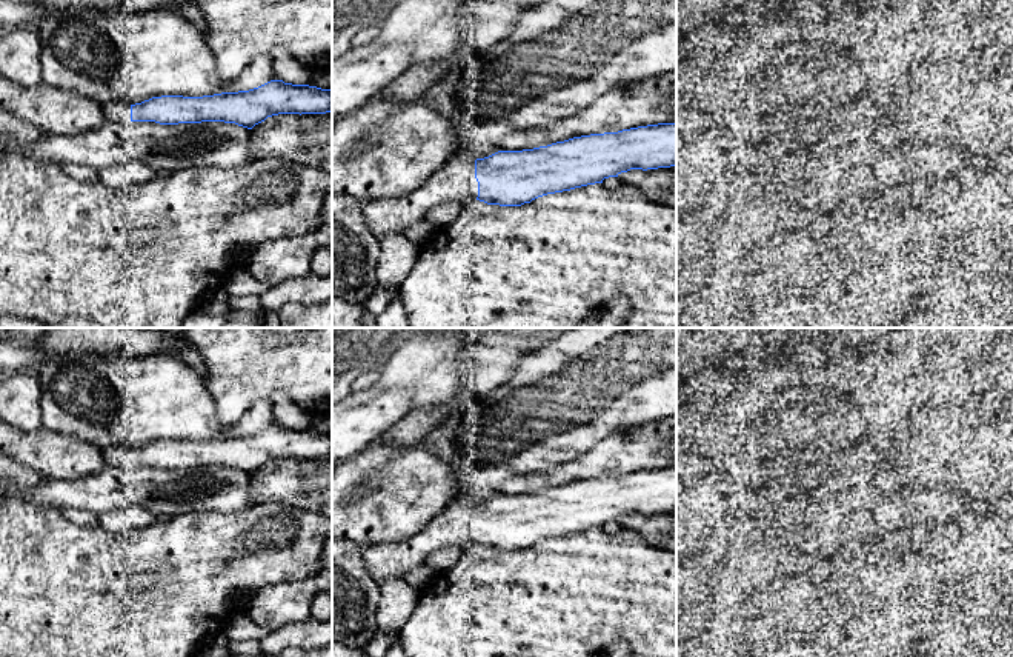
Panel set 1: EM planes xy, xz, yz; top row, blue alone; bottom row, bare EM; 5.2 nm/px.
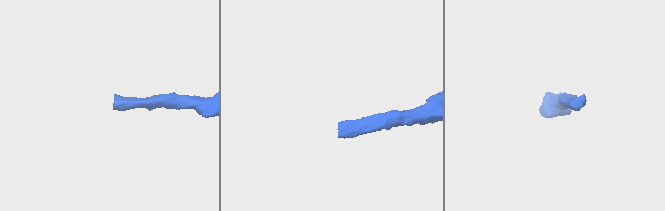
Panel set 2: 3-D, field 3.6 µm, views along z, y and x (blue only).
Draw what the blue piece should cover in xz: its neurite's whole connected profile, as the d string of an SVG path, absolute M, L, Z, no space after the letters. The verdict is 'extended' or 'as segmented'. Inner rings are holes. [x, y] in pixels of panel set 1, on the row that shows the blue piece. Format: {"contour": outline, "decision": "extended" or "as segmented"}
{"contour": "M658 123L590 134L484 158L461 152L404 197L366 203L363 218L378 240L403 235L435 206L480 200L521 206L532 200L603 183L630 169L676 166L676 123Z", "decision": "extended"}

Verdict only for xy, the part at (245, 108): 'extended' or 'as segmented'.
extended

